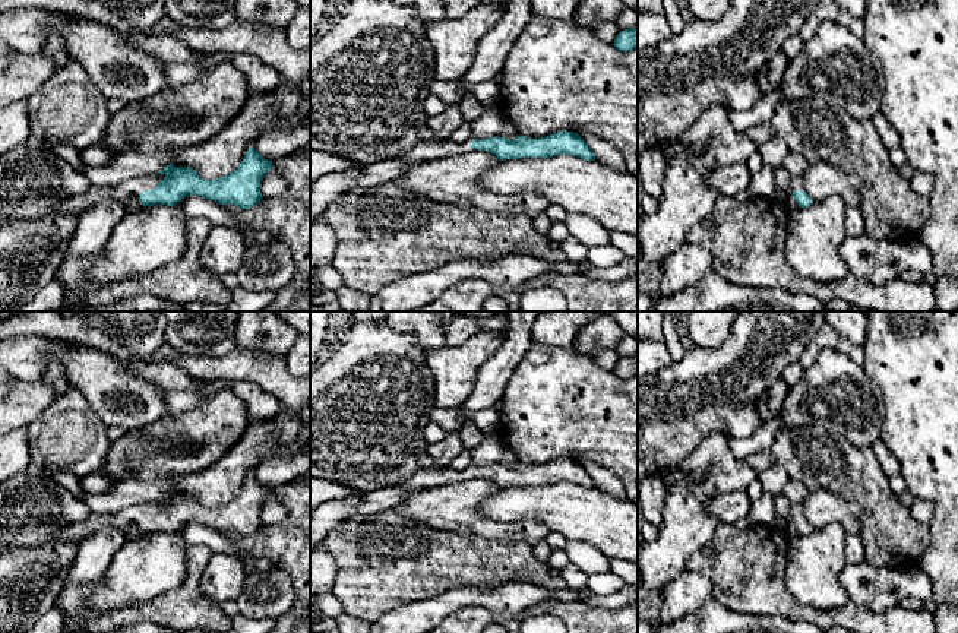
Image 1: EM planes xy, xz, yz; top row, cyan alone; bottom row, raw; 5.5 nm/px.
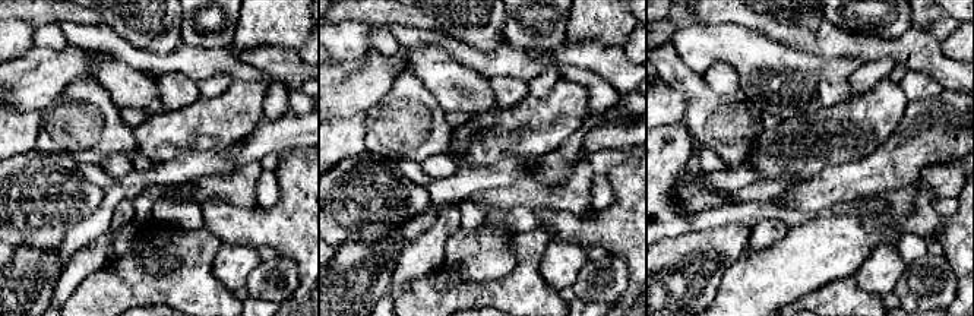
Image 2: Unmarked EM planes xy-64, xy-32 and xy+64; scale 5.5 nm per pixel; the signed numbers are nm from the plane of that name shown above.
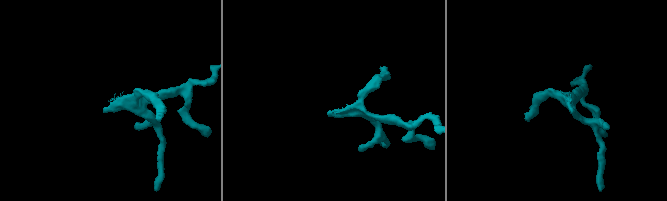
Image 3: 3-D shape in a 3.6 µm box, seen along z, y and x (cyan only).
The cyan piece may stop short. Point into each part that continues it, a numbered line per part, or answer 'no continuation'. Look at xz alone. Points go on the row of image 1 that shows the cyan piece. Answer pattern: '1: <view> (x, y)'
1: xz (423, 151)

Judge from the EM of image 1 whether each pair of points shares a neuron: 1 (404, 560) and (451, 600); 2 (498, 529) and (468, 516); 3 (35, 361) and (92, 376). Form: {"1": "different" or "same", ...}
{"1": "different", "2": "same", "3": "same"}

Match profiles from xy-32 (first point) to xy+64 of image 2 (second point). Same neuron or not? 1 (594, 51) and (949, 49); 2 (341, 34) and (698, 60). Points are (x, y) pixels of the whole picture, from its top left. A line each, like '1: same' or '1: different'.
1: different
2: same

